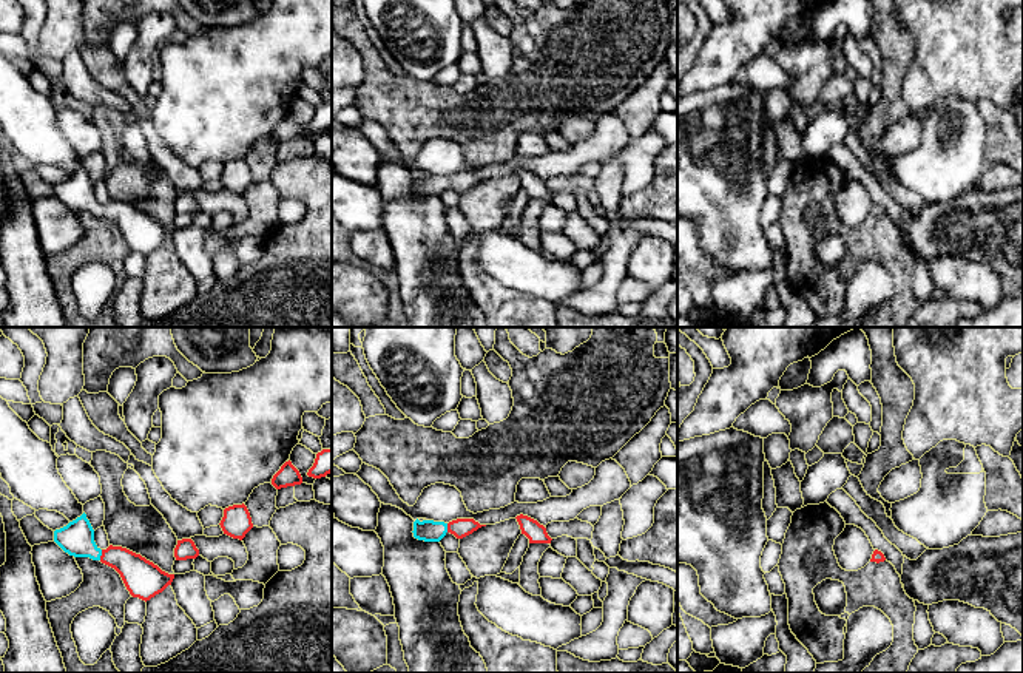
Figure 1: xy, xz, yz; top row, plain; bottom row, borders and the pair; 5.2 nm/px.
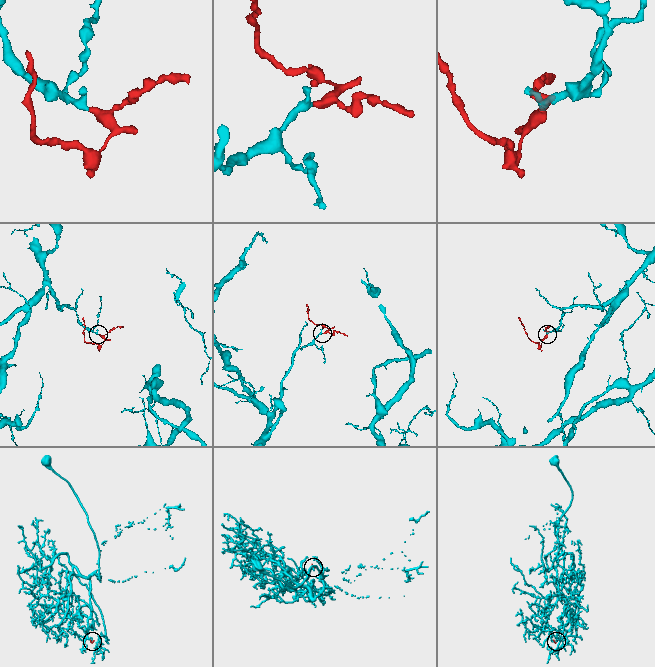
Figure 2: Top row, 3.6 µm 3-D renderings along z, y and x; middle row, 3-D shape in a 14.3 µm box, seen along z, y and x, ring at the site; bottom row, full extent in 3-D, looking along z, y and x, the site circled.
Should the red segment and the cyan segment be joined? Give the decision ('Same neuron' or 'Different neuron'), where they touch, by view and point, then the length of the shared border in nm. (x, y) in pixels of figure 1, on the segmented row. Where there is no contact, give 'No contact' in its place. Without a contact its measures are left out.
Same neuron. Touches red at xy (102, 554). Shared border 60 nm

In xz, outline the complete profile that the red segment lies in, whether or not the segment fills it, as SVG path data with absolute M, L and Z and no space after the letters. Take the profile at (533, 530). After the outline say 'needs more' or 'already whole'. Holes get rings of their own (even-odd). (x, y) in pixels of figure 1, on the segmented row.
M523 514L515 519L520 525L522 534L529 539L529 543L551 543L552 539L548 536L546 528L537 520Z; already whole

